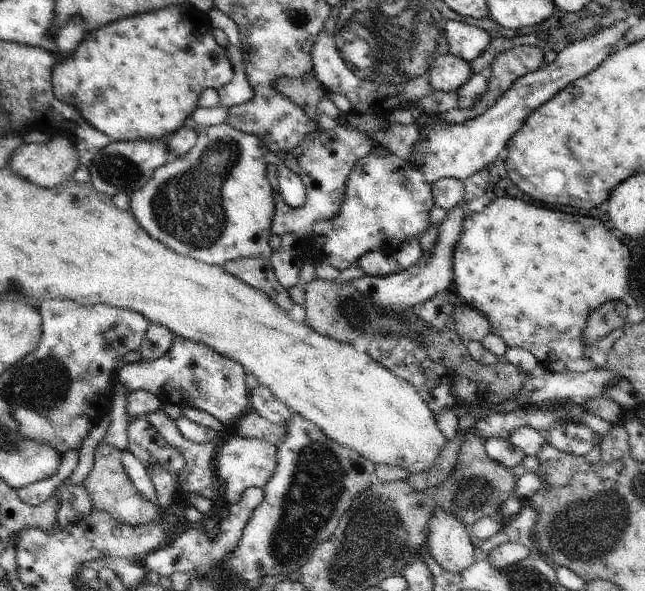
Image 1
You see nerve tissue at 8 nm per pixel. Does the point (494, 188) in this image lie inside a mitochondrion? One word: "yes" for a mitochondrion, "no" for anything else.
no

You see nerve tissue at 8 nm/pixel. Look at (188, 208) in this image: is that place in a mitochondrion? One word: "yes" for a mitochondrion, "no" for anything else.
yes

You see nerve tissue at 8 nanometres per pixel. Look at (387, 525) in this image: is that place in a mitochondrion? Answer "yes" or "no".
yes

